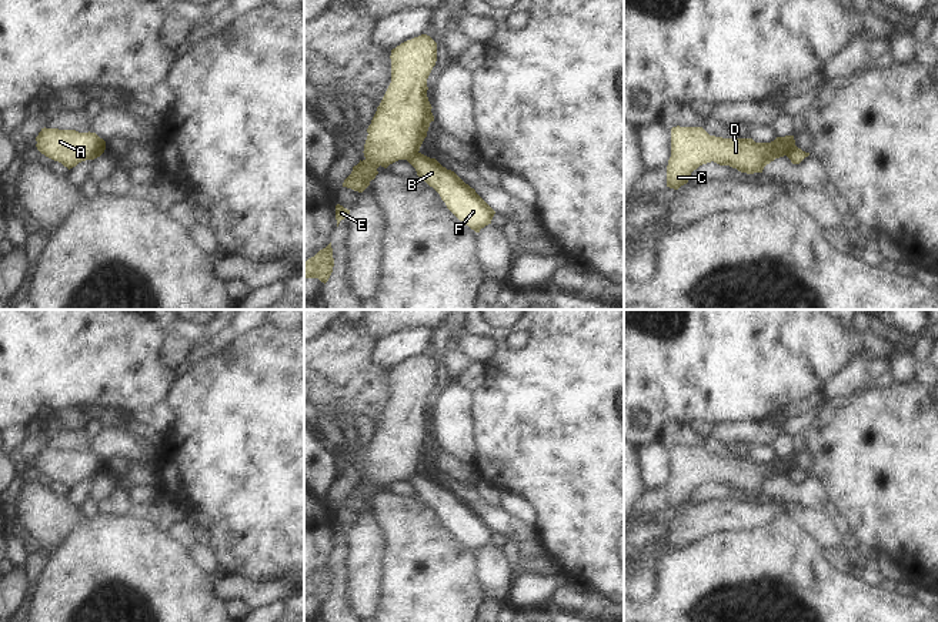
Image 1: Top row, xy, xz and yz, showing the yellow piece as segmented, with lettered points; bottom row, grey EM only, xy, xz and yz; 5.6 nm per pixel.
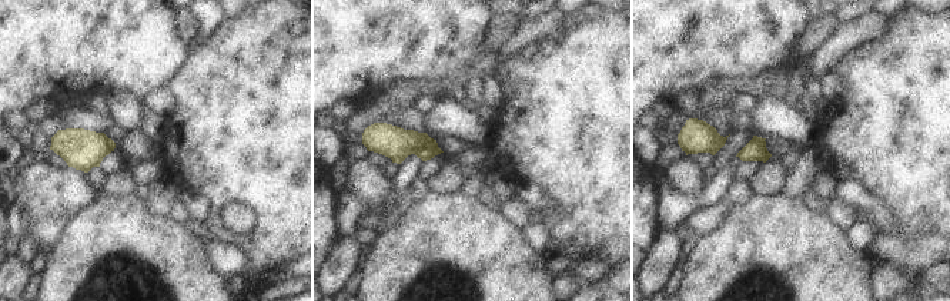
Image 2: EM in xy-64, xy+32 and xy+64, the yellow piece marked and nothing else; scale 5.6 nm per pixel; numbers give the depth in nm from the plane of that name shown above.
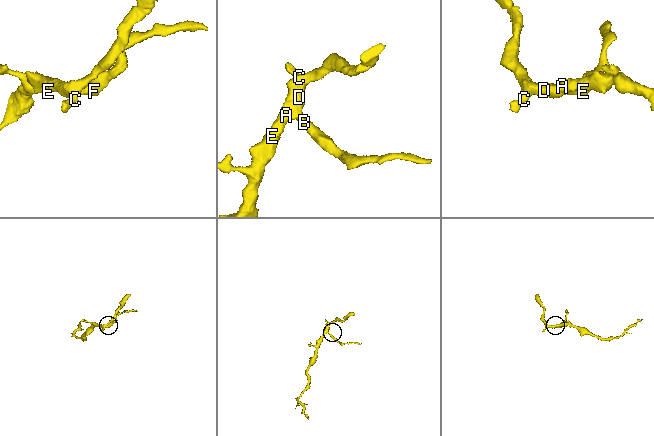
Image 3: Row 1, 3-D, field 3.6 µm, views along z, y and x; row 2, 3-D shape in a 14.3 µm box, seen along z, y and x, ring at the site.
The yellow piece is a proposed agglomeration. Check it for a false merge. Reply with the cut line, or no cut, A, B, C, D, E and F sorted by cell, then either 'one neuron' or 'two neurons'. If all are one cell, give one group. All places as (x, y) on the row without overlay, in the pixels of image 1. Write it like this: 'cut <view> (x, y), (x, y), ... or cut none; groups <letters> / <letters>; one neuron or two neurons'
cut xz (417, 471), (407, 480); groups A C D E / B F; two neurons

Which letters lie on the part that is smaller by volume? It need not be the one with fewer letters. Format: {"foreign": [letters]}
{"foreign": ["B", "F"]}

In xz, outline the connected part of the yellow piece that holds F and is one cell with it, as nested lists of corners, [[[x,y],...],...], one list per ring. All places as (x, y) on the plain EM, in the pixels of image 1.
[[[415,472],[407,481],[417,495],[440,514],[447,528],[471,549],[480,552],[491,544],[495,531],[454,491],[421,472]]]

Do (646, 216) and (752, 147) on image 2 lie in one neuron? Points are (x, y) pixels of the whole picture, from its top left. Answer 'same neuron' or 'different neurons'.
different neurons

